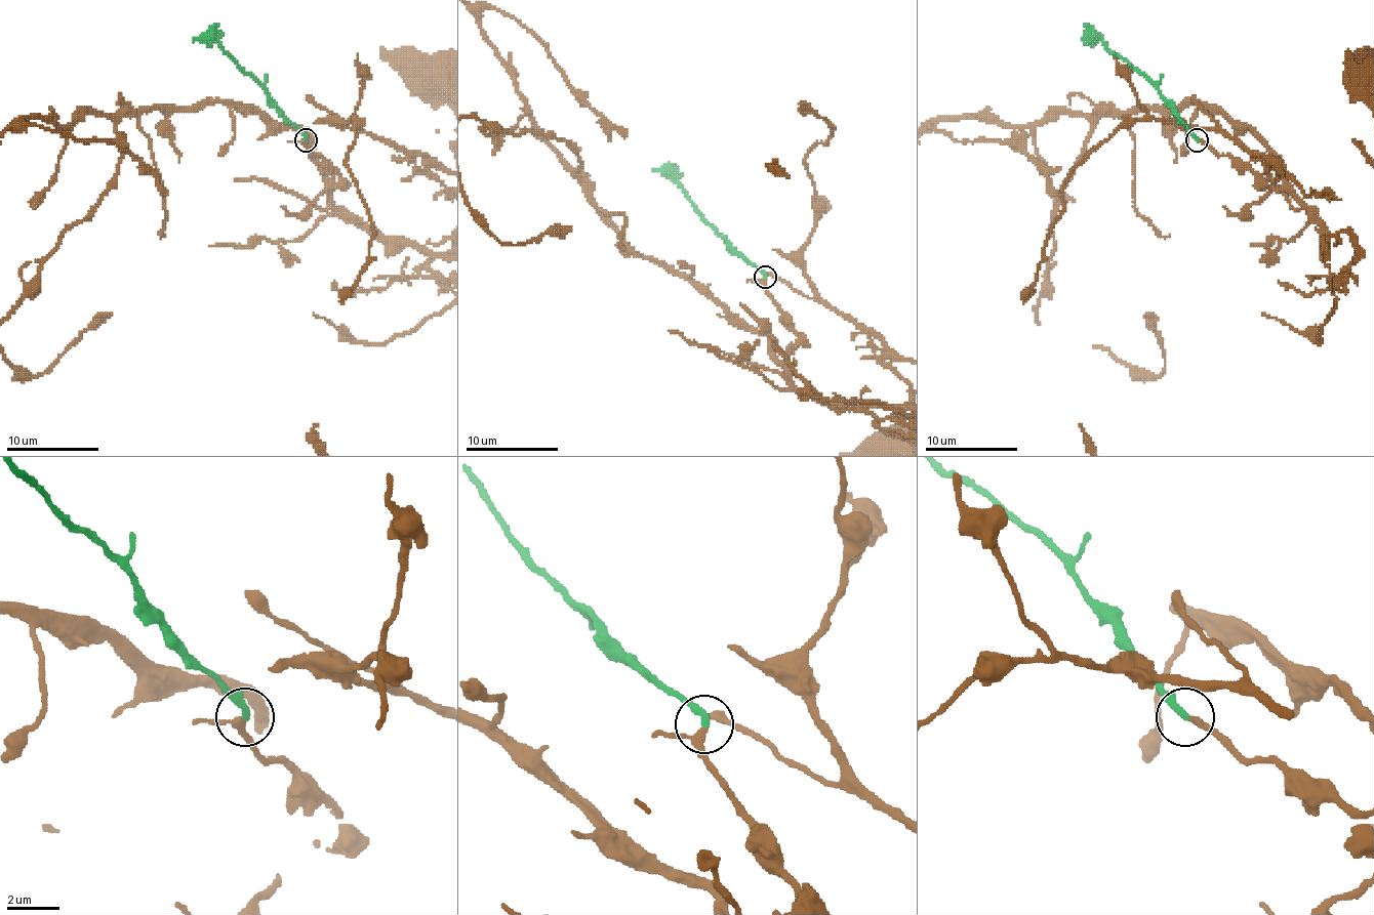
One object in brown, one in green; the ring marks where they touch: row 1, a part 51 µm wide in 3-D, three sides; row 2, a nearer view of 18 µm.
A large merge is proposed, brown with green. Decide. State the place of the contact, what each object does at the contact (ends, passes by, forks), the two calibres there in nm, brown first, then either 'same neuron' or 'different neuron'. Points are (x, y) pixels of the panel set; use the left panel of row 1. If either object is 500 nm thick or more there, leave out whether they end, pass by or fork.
at (306, 139); brown passes by; green ends there; 220 nm thick on the brown side, 280 nm on the other; same neuron

